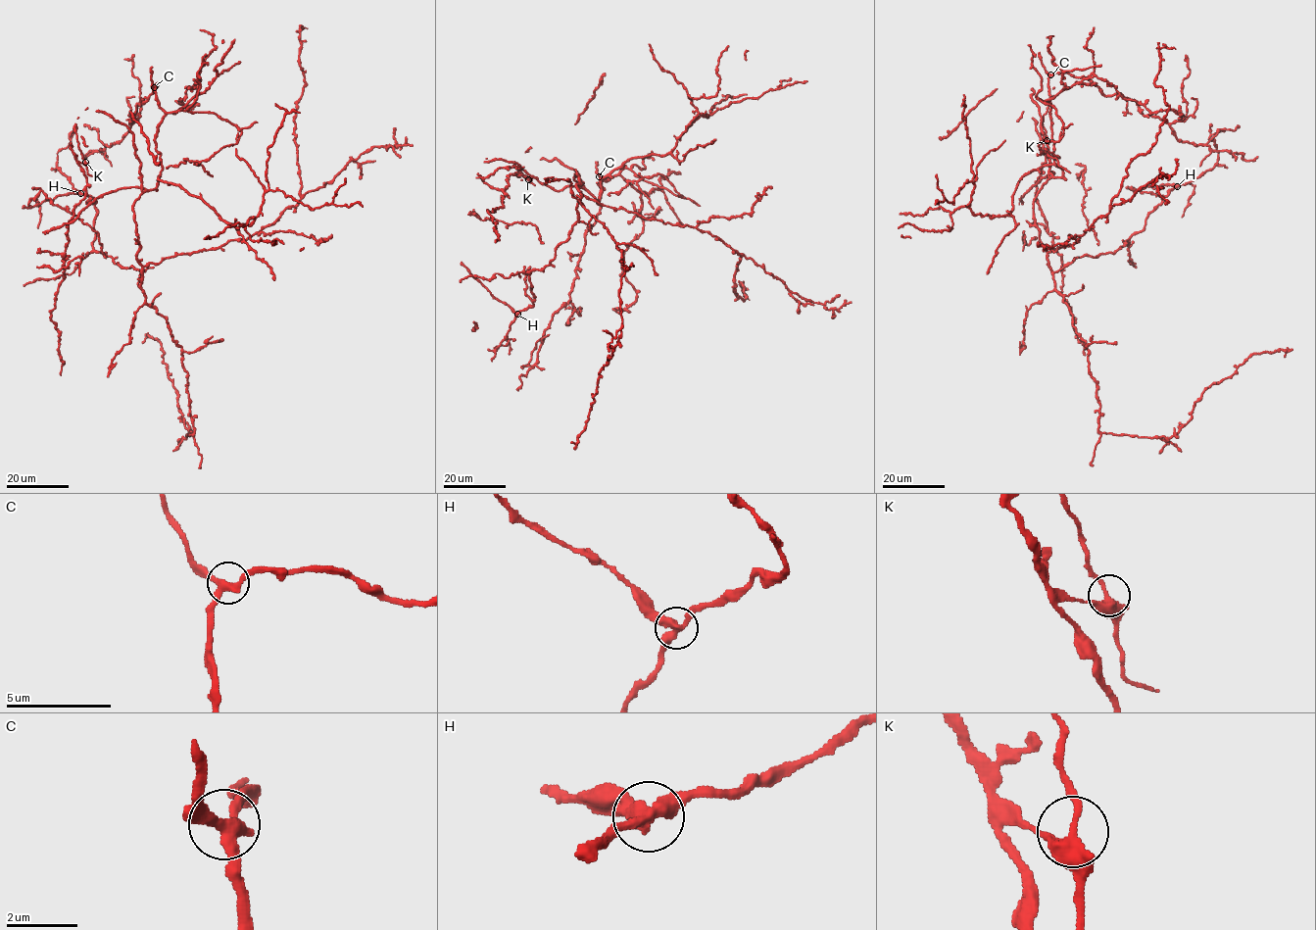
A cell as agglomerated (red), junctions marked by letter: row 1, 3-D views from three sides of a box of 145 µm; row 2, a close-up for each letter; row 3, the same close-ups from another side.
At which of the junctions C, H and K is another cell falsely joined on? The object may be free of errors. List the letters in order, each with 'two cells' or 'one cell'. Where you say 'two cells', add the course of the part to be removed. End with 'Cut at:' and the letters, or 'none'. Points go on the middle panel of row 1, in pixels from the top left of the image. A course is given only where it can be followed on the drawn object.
C: one cell
H: two cells; course (517, 314), (499, 301), (461, 262)
K: one cell
Cut at: H

